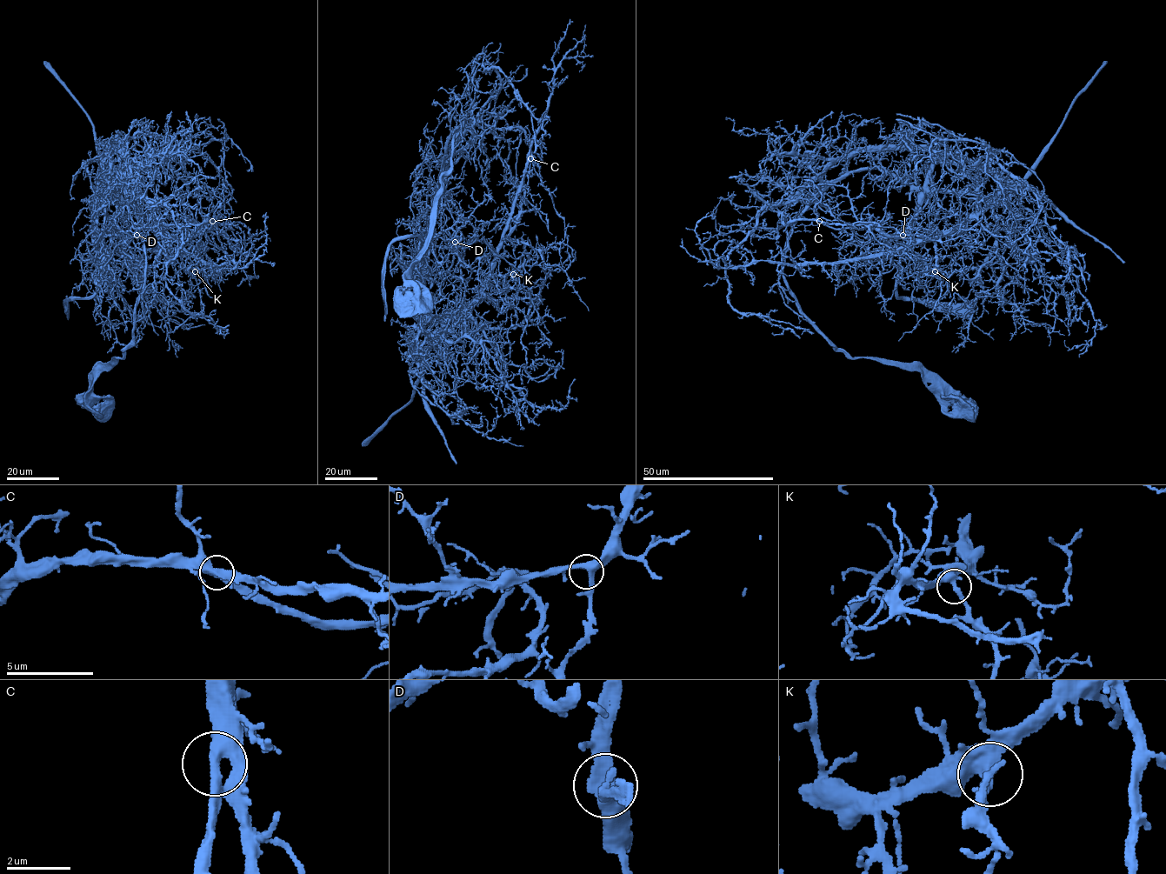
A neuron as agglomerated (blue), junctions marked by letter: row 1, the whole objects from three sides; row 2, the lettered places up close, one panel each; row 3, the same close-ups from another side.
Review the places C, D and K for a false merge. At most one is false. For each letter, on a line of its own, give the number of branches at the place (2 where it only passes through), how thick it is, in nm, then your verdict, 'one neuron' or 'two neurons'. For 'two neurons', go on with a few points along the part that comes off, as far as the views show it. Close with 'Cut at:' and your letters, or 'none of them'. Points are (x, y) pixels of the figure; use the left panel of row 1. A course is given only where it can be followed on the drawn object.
C: branches 3; calibre 360 nm; two neurons; course (212, 221), (161, 222), (126, 161), (107, 149), (90, 214), (96, 247), (152, 299), (178, 349), (172, 340)
D: branches 3; calibre 400 nm; one neuron
K: branches 3; calibre 360 nm; one neuron
Cut at: C

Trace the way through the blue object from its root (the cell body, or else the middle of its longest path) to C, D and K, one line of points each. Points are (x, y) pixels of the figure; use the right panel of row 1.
C: (857, 171), (829, 181), (815, 179), (782, 216), (782, 221), (789, 225), (792, 220), (819, 221)
D: (857, 171), (885, 169), (912, 185), (935, 188), (927, 203), (902, 235)
K: (857, 171), (885, 169), (912, 185), (935, 188), (937, 202), (950, 212), (943, 234), (936, 242), (935, 271)

